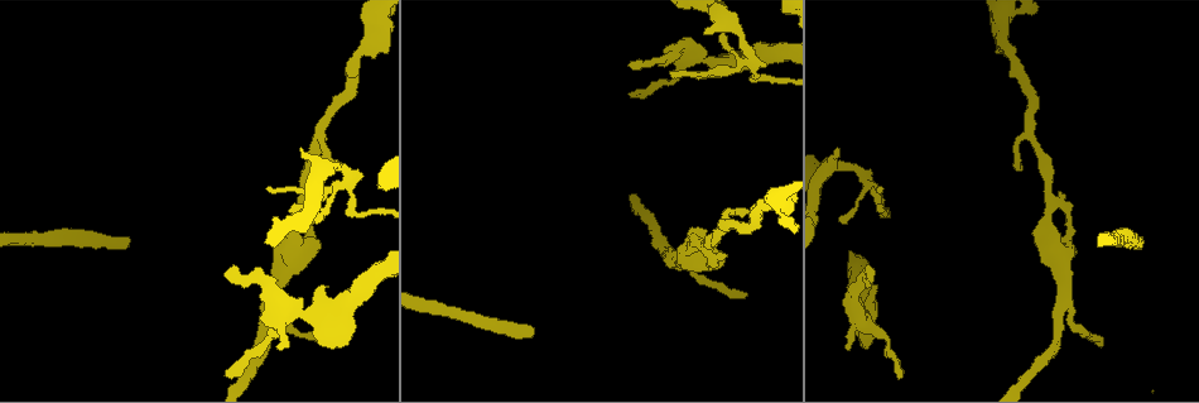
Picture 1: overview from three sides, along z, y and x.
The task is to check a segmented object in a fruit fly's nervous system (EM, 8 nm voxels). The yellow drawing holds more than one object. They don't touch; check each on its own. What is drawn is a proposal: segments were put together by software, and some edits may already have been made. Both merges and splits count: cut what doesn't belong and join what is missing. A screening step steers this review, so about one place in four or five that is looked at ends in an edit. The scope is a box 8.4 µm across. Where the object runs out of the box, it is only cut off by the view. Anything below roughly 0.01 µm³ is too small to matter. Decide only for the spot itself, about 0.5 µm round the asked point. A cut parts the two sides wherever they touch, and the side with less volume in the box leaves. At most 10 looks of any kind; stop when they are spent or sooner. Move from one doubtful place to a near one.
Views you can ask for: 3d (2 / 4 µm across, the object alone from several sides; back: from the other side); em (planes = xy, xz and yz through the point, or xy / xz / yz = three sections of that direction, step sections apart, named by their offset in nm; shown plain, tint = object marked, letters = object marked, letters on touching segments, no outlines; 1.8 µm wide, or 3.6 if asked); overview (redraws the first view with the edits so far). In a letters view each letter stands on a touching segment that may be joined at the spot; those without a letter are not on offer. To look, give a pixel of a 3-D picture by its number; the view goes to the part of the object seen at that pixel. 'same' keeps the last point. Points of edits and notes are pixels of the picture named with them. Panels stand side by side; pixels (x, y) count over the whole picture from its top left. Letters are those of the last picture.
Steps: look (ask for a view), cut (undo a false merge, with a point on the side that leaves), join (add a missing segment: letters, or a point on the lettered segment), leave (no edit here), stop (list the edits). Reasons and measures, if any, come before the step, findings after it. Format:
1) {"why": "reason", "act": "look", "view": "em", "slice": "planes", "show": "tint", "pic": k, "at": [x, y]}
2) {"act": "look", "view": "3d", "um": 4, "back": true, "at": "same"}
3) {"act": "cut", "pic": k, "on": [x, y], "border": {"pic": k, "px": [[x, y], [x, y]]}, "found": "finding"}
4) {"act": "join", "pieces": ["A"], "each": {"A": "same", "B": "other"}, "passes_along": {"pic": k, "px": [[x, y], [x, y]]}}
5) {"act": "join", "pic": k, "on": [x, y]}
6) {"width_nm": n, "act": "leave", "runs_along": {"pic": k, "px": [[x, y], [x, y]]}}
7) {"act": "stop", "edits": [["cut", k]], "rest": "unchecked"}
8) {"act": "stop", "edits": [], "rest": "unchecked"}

{"why": "free end", "act": "look", "view": "3d", "um": 2, "pic": 1, "at": [278, 346]}

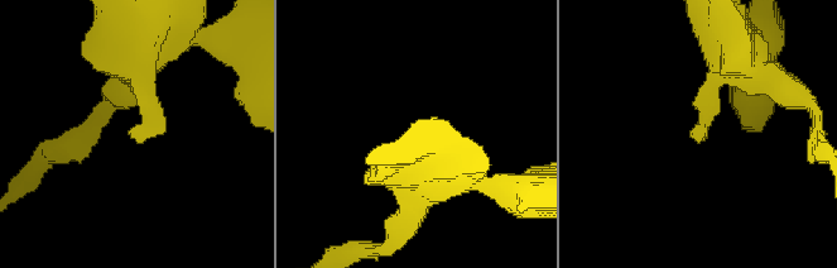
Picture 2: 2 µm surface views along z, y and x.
{"why": "need the tissue", "act": "look", "view": "em", "slice": "planes", "show": "letters", "pic": 2, "at": [129, 130]}

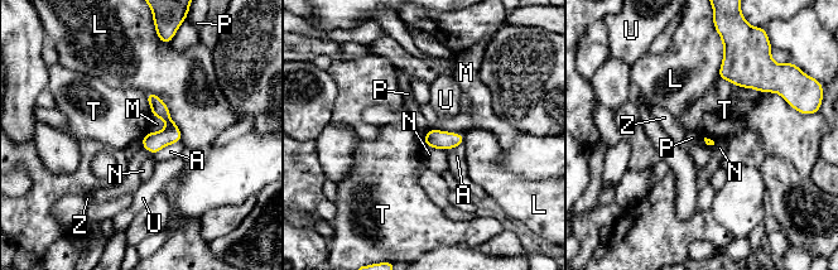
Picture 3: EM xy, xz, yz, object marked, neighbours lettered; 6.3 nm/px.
{"act": "leave", "each": {"A": "other", "L": "other", "M": "other", "N": "other", "P": "other", "T": "other", "U": "other", "Z": "other"}, "border": {"pic": 3, "px": [[429, 129], [423, 138]]}, "found": "none of them fits"}

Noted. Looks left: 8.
{"why": "an open end", "act": "look", "view": "3d", "um": 2, "pic": 1, "at": [635, 62]}

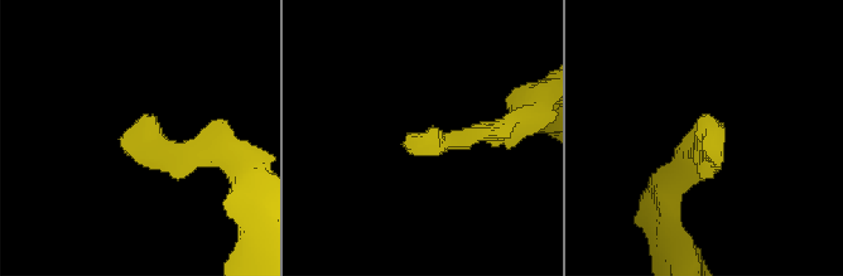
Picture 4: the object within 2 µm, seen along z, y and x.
{"act": "look", "view": "em", "slice": "xz", "step": 16, "show": "plain", "pic": 4, "at": [427, 133]}

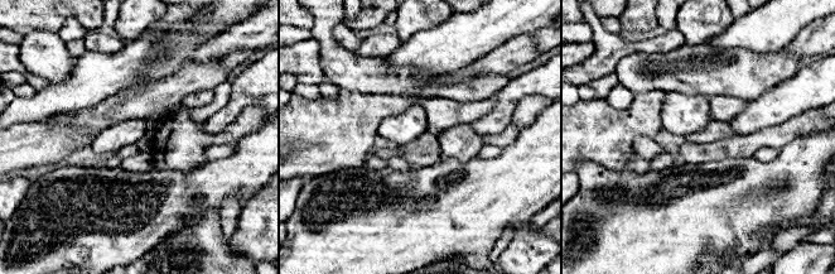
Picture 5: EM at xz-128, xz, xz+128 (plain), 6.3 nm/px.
{"act": "look", "view": "em", "slice": "xz", "step": 16, "show": "letters", "at": "same"}

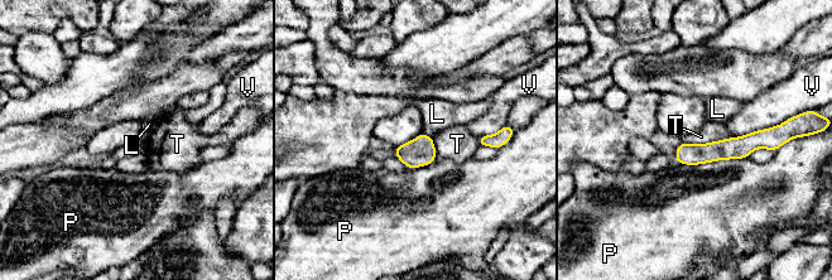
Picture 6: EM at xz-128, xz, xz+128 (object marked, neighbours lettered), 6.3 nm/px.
{"longest_contact_nm": ["P", 460], "act": "leave", "each": {"L": "other", "P": "other", "T": "other", "V": "other"}, "found": "none of them fits"}

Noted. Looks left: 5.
{"why": "branch stops here", "act": "look", "view": "3d", "um": 4, "pic": 1, "at": [302, 151]}

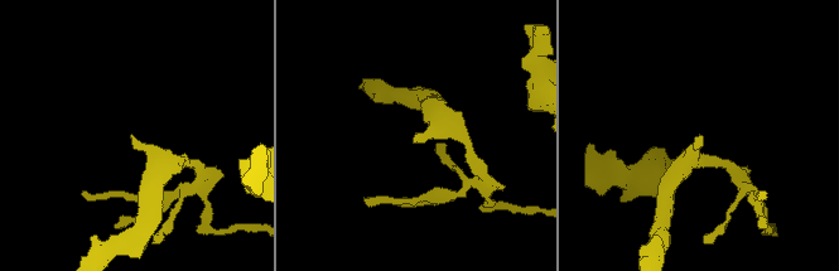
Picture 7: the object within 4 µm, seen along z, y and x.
{"act": "look", "view": "em", "slice": "planes", "show": "tint", "pic": 7, "at": [133, 136]}

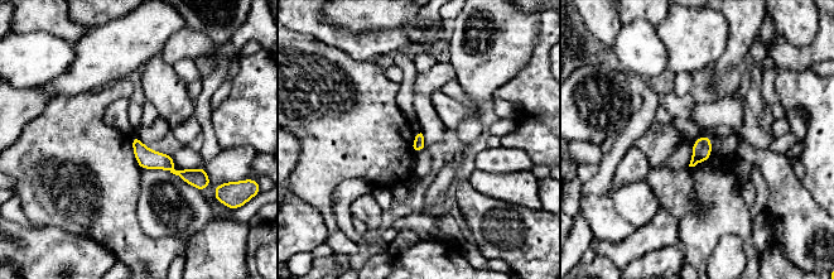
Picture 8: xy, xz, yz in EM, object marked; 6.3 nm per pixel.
{"act": "look", "view": "em", "slice": "planes", "show": "letters", "at": "same"}

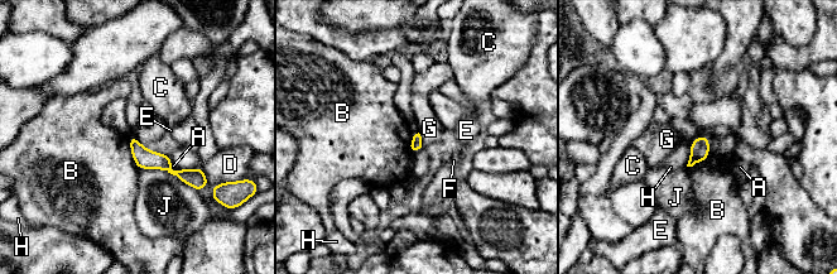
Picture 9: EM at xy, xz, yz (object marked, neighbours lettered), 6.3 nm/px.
{"act": "leave", "each": {"A": "other", "B": "other", "C": "other", "D": "other", "E": "other", "F": "other", "G": "other", "H": "other", "J": "other"}, "runs_along": {"pic": 9, "px": [[133, 139], [149, 159], [198, 179]]}, "found": "none of them fits"}

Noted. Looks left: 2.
{"why": "free end", "act": "look", "view": "em", "slice": "planes", "show": "tint", "pic": 1, "at": [129, 242]}

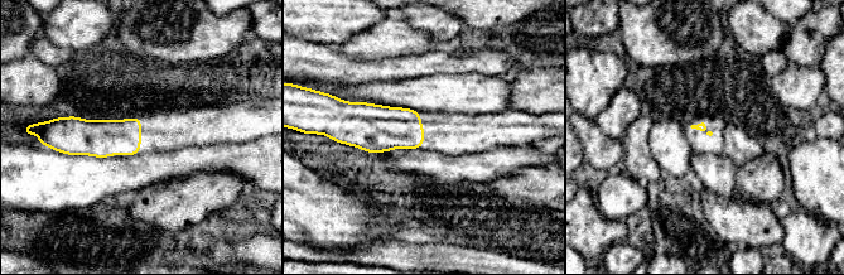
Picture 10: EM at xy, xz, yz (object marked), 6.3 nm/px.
{"act": "look", "view": "em", "slice": "planes", "show": "letters", "at": "same"}

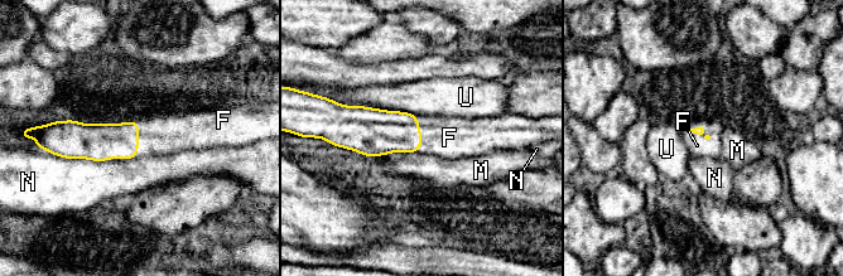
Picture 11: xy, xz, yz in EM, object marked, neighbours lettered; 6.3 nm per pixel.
{"act": "join", "pieces": ["F"], "each": {"F": "same", "M": "other", "N": "other", "U": "other"}, "passes_along": {"pic": 11, "px": [[100, 141], [138, 135], [162, 132]]}, "found": "the neuron continues"}

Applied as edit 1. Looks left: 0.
{"act": "stop", "edits": [["join", 11]], "rest": "unchecked"}

